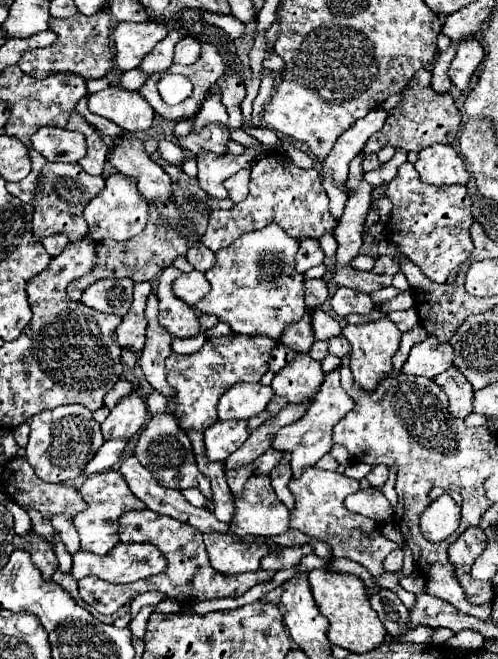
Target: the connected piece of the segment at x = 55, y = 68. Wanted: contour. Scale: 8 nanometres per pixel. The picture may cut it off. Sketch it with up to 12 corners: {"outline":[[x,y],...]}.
{"outline":[[110,16],[50,18],[58,40],[24,52],[26,74],[112,68]]}

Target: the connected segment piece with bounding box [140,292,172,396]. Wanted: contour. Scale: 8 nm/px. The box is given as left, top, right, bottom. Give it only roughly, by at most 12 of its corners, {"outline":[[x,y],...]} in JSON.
{"outline":[[148,296],[146,346],[140,366],[146,380],[164,396],[164,360],[172,336],[160,328],[158,298]]}

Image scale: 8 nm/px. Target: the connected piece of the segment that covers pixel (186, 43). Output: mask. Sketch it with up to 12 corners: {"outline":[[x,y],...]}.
{"outline":[[182,36],[174,62],[192,64],[200,54],[200,40]]}

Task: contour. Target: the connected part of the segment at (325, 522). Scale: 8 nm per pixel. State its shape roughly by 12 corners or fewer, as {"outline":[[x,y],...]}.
{"outline":[[306,468],[290,480],[290,526],[334,558],[384,574],[398,548],[344,506],[360,490],[340,472]]}

